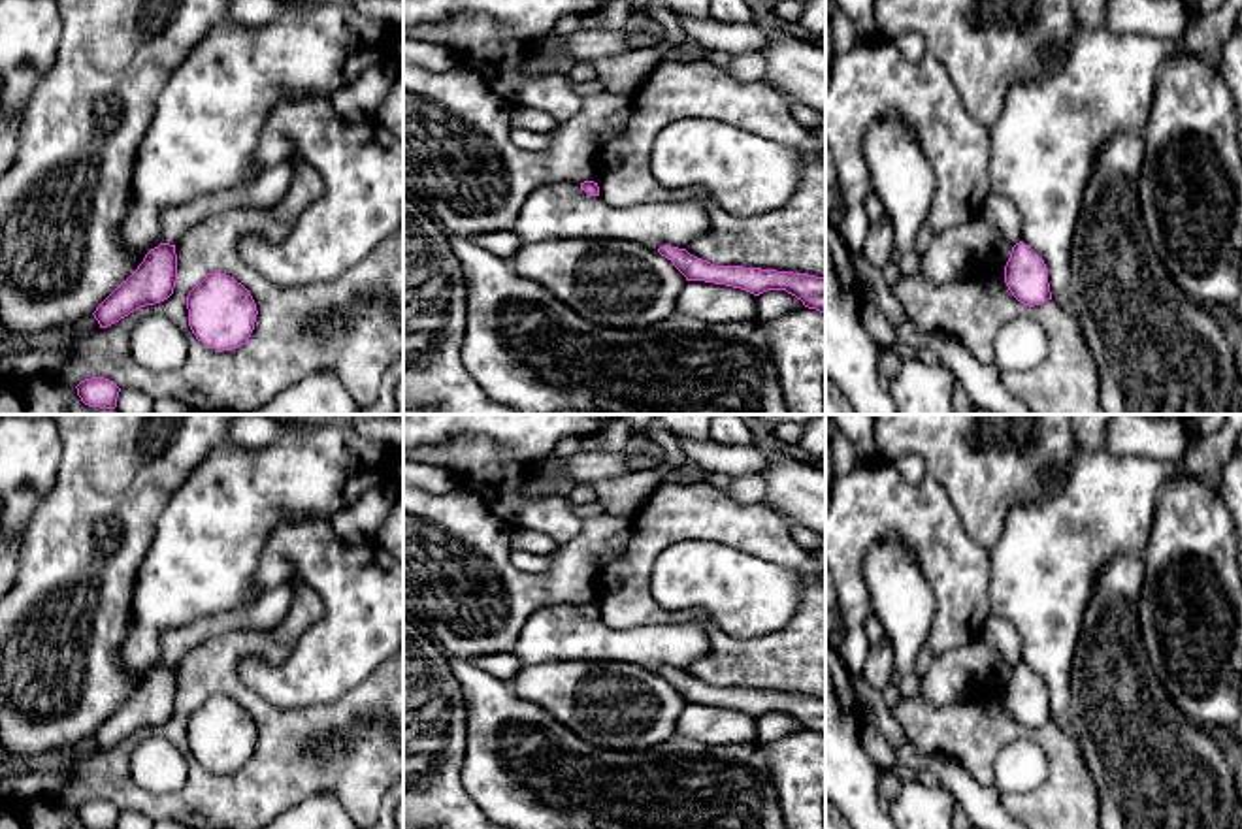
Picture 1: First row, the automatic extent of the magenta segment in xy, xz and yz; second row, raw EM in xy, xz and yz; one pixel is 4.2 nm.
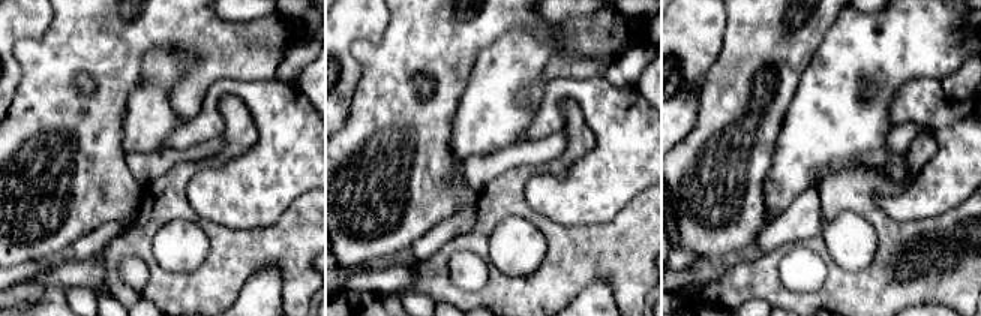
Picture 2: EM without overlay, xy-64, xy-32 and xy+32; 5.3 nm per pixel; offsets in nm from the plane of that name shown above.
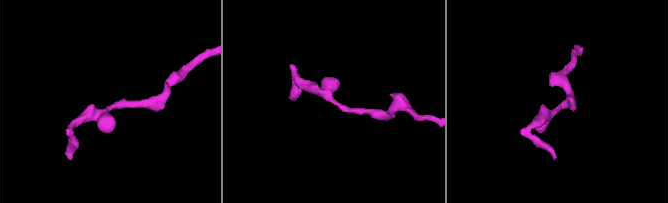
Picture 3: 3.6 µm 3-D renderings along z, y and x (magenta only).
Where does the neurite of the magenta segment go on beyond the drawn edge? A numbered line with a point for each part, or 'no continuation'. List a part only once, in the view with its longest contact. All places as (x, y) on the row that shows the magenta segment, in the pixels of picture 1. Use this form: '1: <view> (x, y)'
no continuation

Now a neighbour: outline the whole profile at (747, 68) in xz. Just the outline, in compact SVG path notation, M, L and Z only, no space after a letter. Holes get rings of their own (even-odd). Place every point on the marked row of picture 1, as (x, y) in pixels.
M746 53L746 55L731 57L731 66L727 73L741 83L763 81L763 73L765 73L763 53Z

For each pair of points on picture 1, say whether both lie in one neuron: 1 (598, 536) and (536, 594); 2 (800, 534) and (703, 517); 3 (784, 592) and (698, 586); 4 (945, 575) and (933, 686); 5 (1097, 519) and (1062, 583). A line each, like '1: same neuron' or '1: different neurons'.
1: same neuron
2: different neurons
3: same neuron
4: different neurons
5: same neuron

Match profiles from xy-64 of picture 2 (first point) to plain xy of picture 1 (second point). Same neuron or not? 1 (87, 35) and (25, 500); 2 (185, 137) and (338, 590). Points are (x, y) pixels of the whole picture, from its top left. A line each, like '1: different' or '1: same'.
1: different
2: same

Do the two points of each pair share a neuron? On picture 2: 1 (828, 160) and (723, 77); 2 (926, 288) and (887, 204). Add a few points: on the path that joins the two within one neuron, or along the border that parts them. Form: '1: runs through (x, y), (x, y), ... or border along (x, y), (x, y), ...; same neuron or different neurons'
1: border along (795, 92), (773, 158); different neurons
2: border along (878, 198), (878, 204), (891, 217), (929, 217); different neurons

